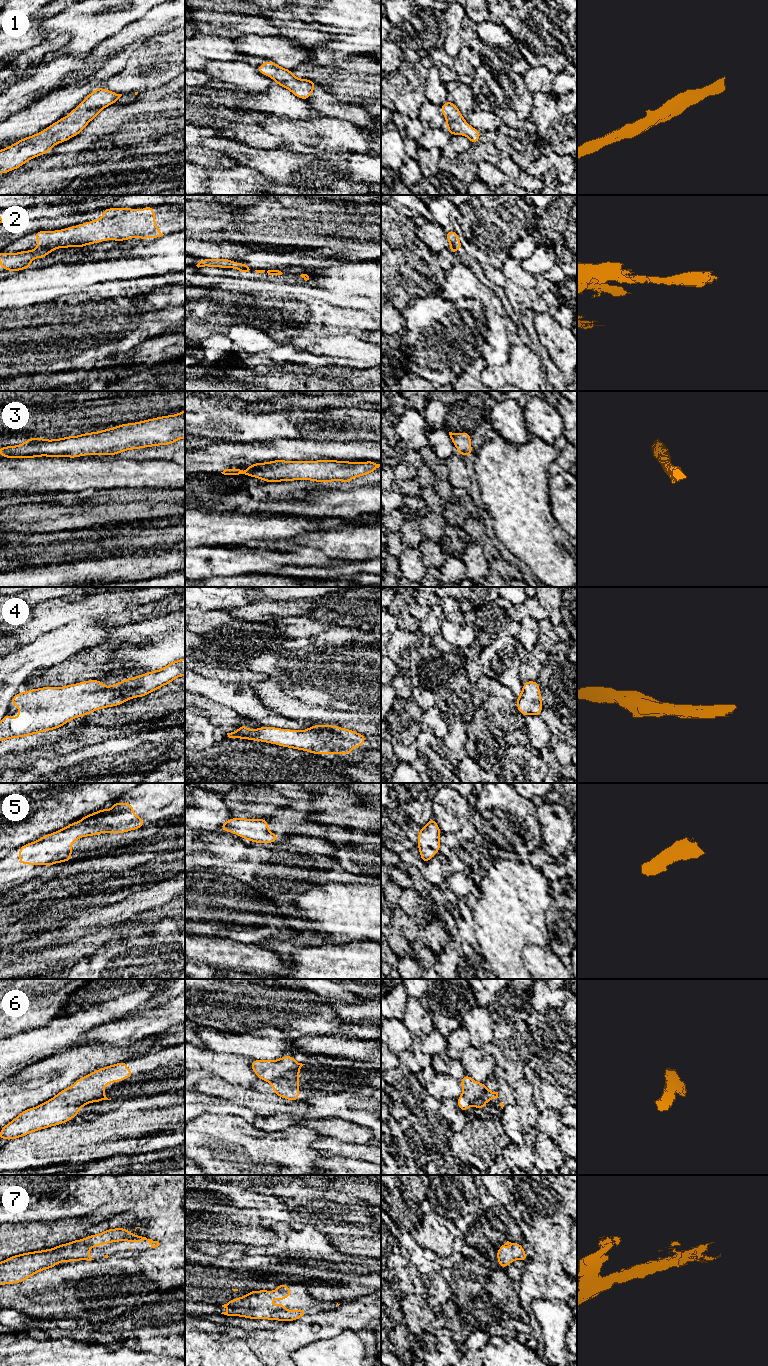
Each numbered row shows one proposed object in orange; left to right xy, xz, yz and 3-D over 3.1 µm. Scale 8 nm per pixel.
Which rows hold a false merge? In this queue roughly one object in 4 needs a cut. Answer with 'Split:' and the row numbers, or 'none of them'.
Split: 2

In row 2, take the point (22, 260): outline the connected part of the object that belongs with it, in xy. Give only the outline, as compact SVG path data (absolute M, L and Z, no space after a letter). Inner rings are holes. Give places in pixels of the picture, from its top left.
M36 249L6 254L0 251L0 269L8 269L9 272L27 269L35 258L43 258L49 255L48 249Z

